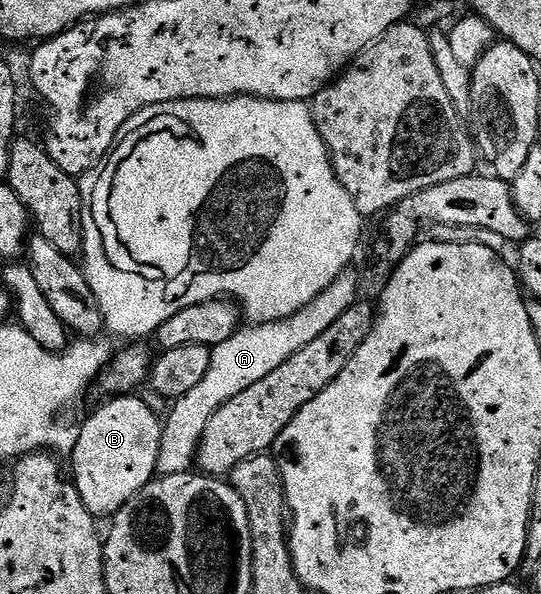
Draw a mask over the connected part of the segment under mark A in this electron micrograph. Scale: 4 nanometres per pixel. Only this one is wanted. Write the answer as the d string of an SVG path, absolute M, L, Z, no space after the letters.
M345 272L326 288L306 308L302 308L294 316L290 316L281 322L262 322L249 325L247 328L237 330L226 344L218 344L211 347L212 363L210 372L197 384L186 396L175 399L171 403L172 411L163 423L164 435L162 436L162 448L156 465L157 475L166 474L187 474L193 469L196 462L196 454L200 451L200 438L206 432L206 426L210 424L210 416L222 404L226 404L238 392L246 392L250 384L258 384L265 376L270 376L274 368L286 364L294 352L302 352L306 344L318 340L334 320L342 316L358 300L360 282L352 275L352 272Z

